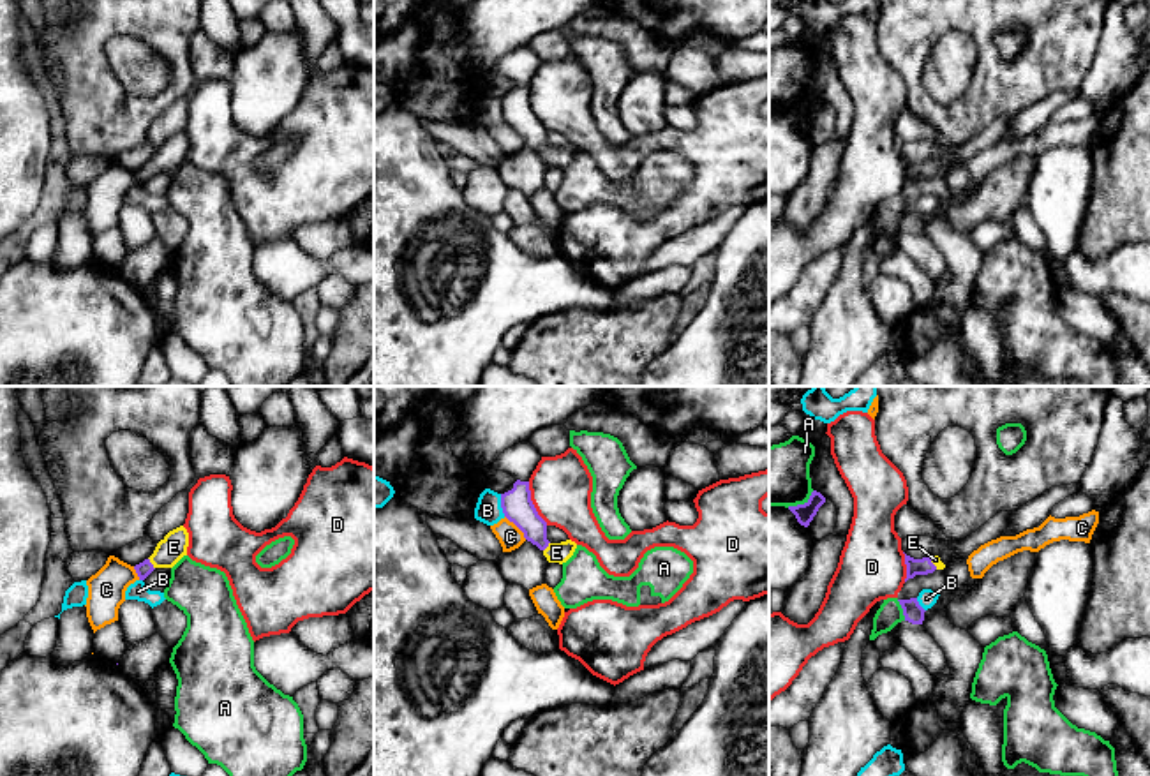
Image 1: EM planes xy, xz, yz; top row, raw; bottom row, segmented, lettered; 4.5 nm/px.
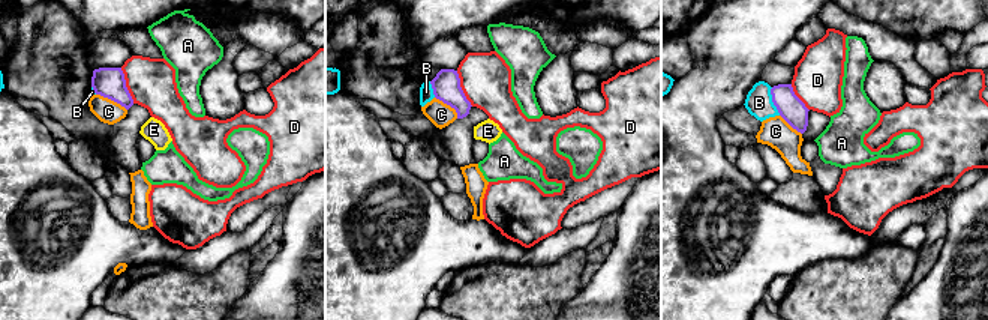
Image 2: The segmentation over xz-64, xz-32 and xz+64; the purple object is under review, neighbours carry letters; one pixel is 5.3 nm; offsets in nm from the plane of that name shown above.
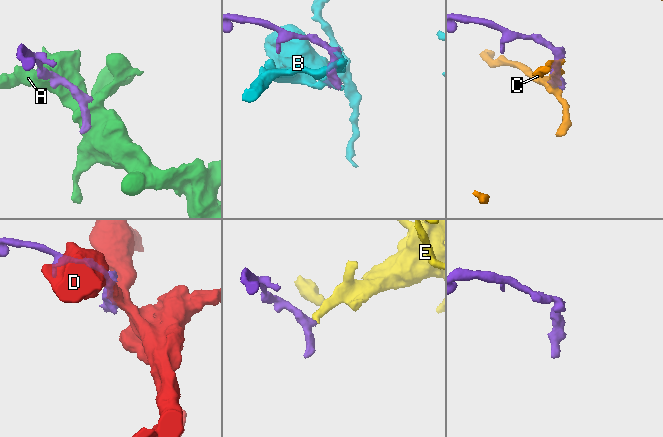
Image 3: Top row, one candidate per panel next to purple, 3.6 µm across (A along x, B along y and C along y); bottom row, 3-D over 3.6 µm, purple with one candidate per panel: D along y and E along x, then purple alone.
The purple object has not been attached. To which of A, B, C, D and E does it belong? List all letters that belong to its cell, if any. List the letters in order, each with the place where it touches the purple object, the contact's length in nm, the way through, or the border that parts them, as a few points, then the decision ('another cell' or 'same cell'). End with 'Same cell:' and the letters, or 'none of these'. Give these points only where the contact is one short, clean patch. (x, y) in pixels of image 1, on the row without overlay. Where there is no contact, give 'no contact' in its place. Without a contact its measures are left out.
A: yz (801, 110) | 150 nm | another cell
B: xz (501, 110) | 110 nm | another cell
C: xz (517, 131) | 150 nm | another cell
D: xz (531, 108) | 220 nm | along xz (528, 87), (531, 108), (547, 129) | another cell
E: xy (150, 168) | 60 nm | across xy (145, 173), (150, 168), (173, 152) | same cell
Same cell: E

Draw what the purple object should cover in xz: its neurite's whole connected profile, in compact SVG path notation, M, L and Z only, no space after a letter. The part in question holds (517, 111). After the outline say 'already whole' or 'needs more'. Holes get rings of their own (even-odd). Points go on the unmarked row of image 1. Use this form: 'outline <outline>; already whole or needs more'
outline M517 85L512 95L501 99L501 113L504 122L524 138L527 146L543 157L549 168L563 169L573 160L575 146L550 148L547 145L547 127L538 120L531 106L529 86Z; needs more

